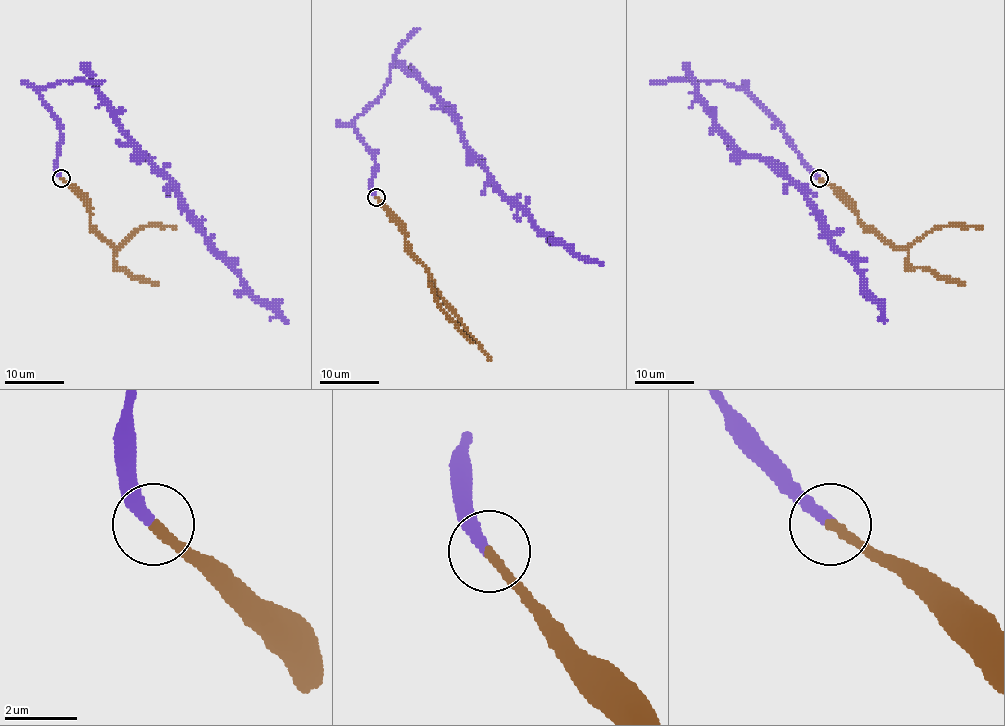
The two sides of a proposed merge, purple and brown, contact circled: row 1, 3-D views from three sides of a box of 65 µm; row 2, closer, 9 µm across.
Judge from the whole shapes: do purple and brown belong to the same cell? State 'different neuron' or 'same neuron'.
same neuron

